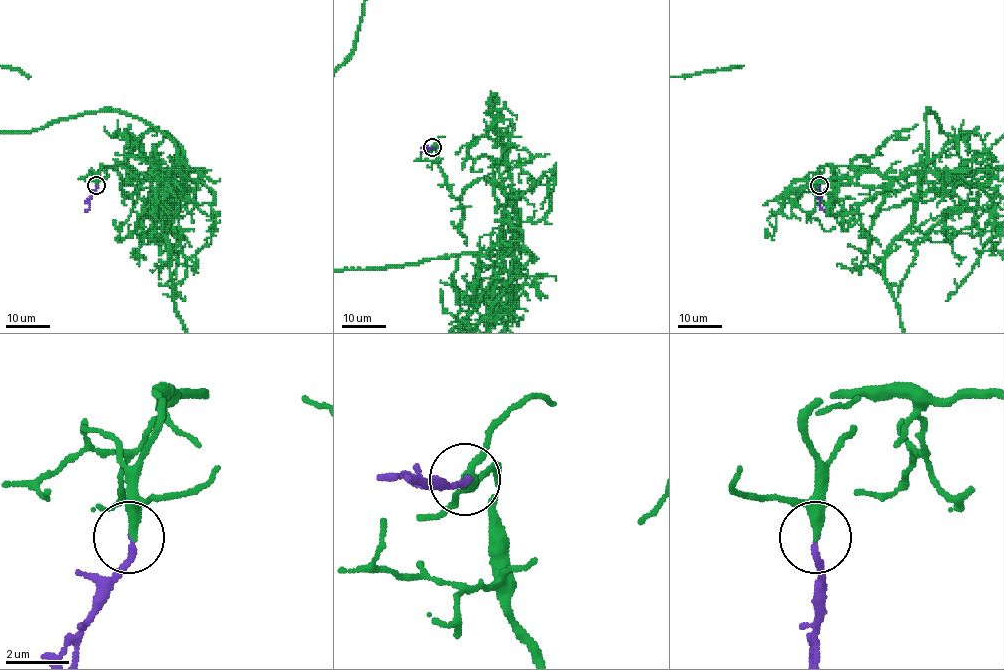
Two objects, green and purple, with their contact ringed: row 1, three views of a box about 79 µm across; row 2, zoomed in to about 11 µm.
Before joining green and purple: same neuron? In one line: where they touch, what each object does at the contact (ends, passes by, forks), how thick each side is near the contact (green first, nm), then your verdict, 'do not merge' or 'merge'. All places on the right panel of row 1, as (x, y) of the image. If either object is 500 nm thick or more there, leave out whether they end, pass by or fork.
at (819, 185); green passes by; purple ends there; 240 nm thick on the green side, 170 nm on the other; merge

